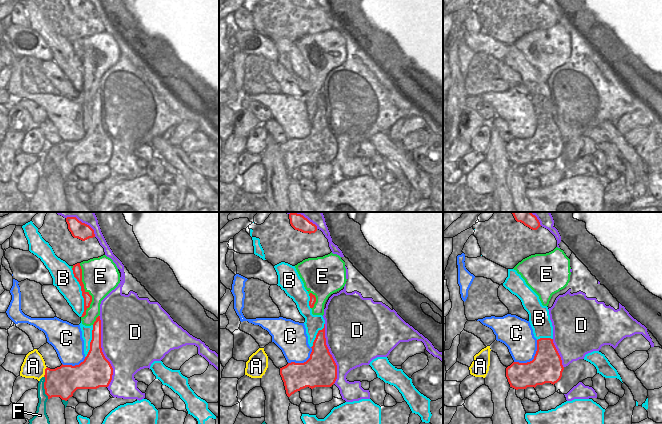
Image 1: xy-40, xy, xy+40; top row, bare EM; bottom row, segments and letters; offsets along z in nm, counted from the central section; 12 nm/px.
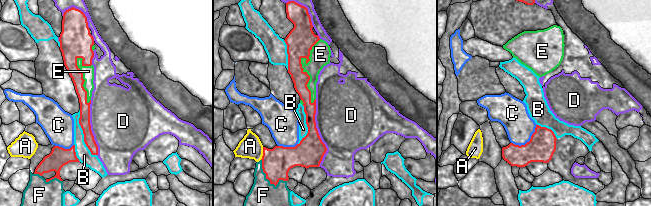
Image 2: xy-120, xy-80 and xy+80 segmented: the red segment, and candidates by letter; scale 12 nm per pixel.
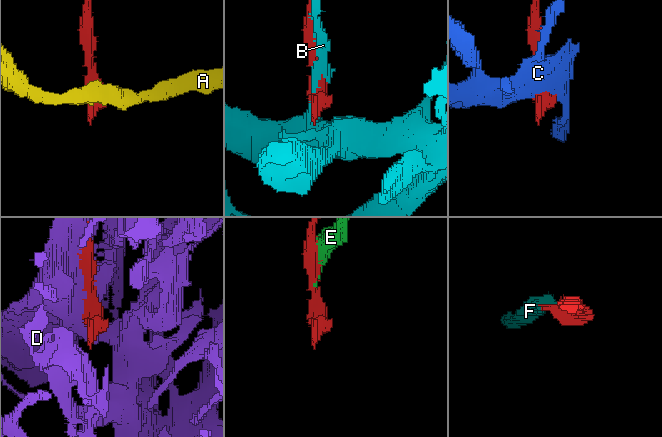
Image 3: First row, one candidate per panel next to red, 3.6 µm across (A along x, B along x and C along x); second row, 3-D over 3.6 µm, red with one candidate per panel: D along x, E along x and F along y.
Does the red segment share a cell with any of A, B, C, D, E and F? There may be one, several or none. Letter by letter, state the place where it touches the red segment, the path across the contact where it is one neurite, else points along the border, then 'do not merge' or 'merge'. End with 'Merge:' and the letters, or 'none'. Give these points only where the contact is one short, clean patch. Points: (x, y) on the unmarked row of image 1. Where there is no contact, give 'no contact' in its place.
A: meets red in xy-40 at (45, 148); do not merge
B: meets red in xy-40 at (82, 68); do not merge
C: meets red in xy+40 at (533, 135); do not merge
D: meets red in xy-40 at (101, 127); do not merge
E: meets red in xy-40 at (84, 66); do not merge
F: meets red in xy-40 at (44, 163); runs through xy-40 (63, 157), (44, 163), (43, 174); merge
Merge: F

